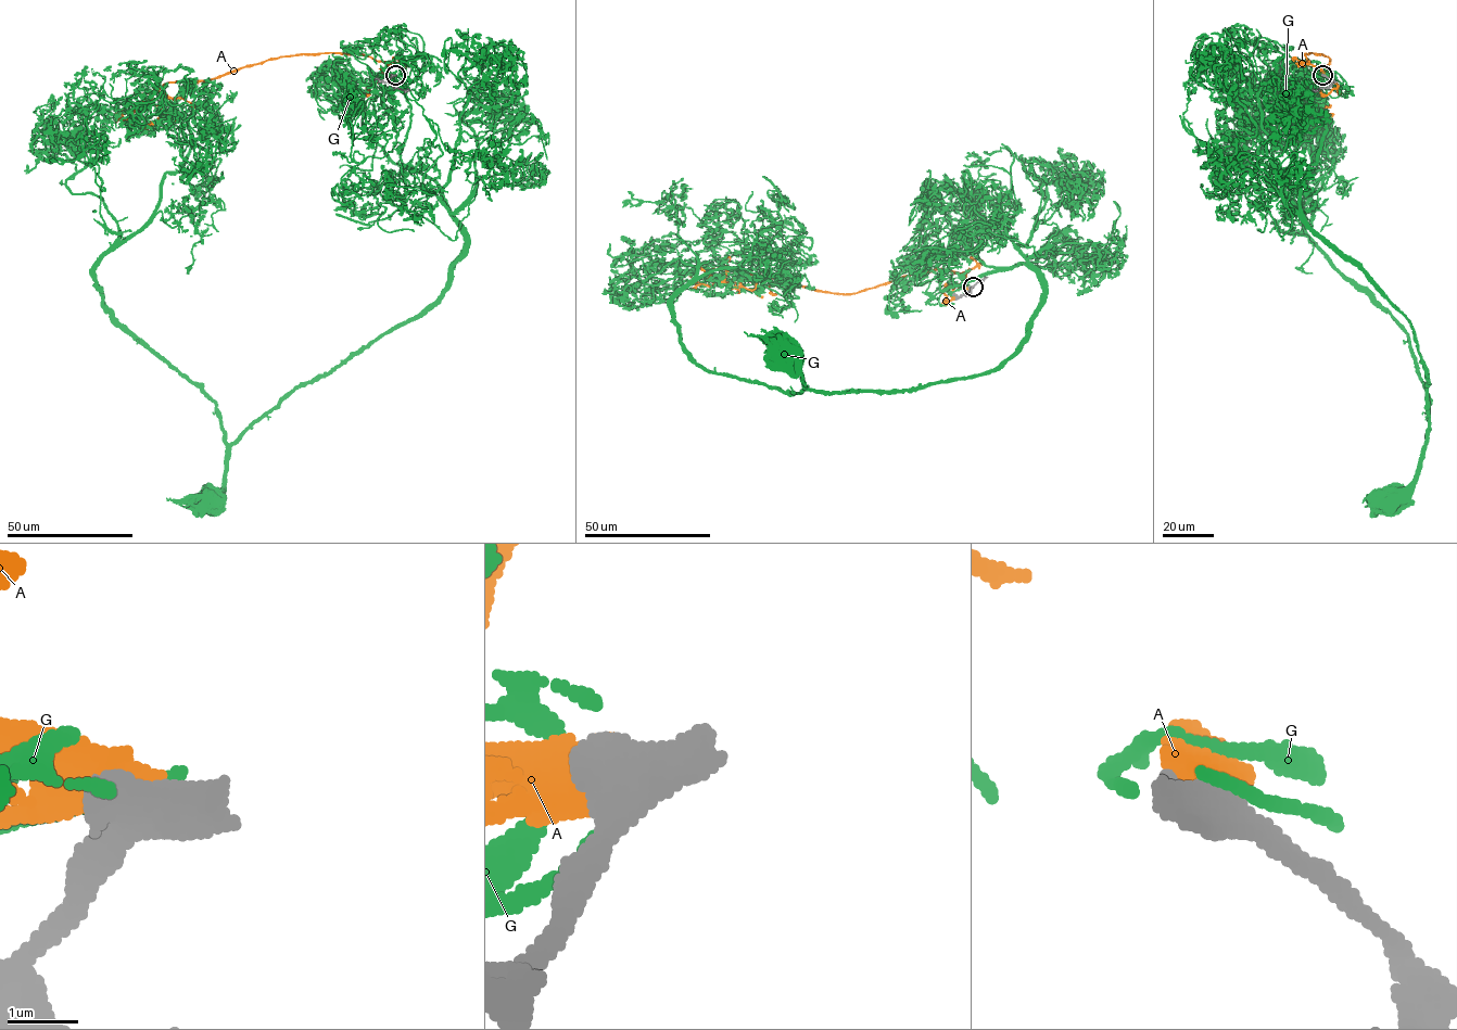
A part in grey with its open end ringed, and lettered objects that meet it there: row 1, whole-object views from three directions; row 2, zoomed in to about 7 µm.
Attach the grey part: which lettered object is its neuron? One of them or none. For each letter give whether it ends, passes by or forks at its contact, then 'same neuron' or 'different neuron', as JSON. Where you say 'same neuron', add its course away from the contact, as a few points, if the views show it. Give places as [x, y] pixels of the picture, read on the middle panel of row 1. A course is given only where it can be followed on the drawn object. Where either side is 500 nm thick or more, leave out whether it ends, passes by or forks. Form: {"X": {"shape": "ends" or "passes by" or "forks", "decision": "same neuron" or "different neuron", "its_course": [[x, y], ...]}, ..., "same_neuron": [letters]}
{"A": {"decision": "different neuron"}, "G": {"decision": "different neuron"}, "same_neuron": []}

